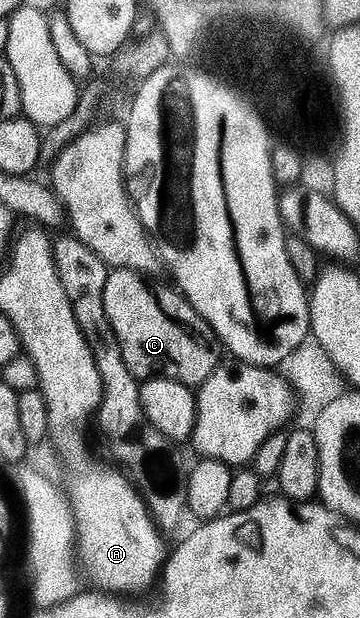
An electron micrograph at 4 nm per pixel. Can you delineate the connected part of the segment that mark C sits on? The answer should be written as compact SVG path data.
M111 268L107 273L103 291L105 314L119 343L121 358L136 378L165 376L168 380L179 380L188 386L201 385L221 363L219 337L205 322L205 318L201 318L201 314L193 310L193 306L183 297L182 292L170 283L158 284L157 280L133 269Z

